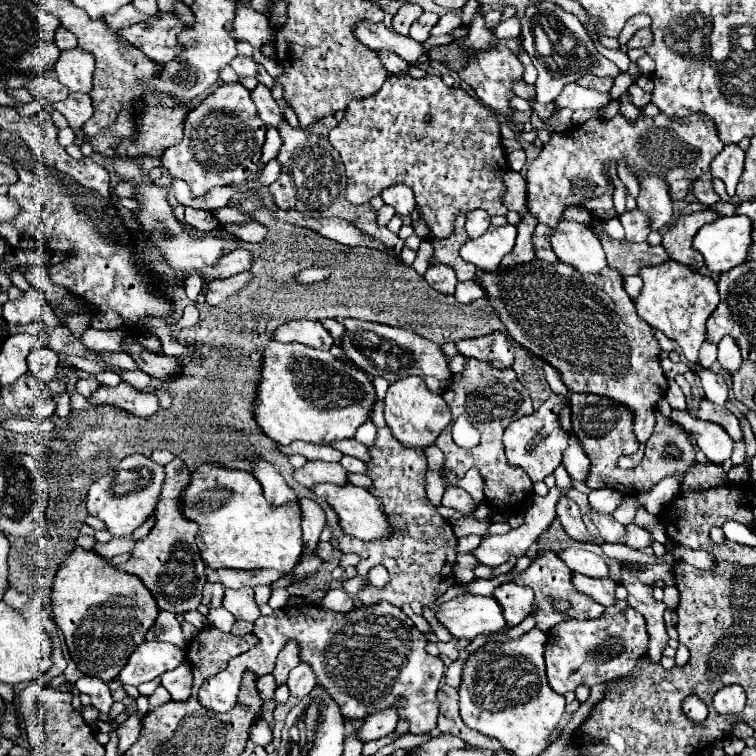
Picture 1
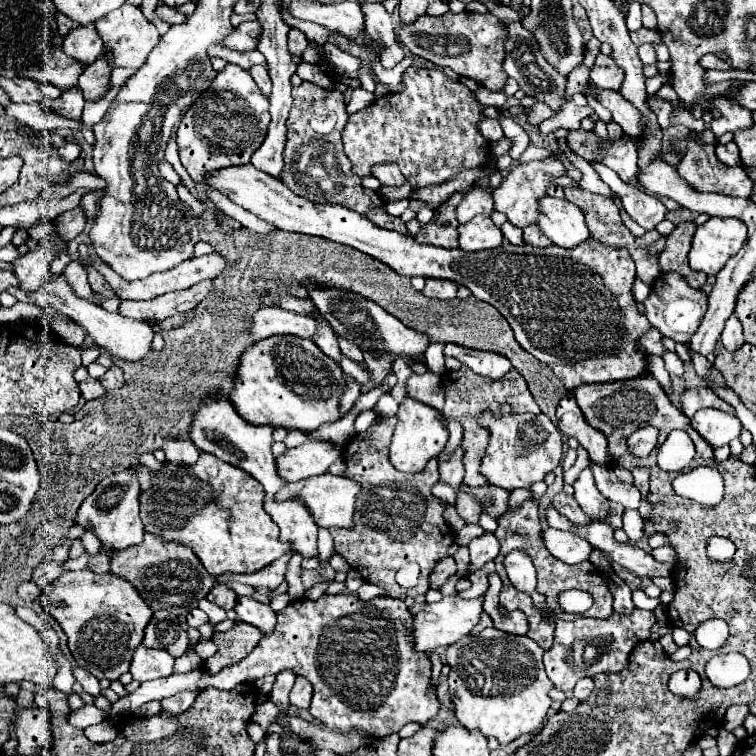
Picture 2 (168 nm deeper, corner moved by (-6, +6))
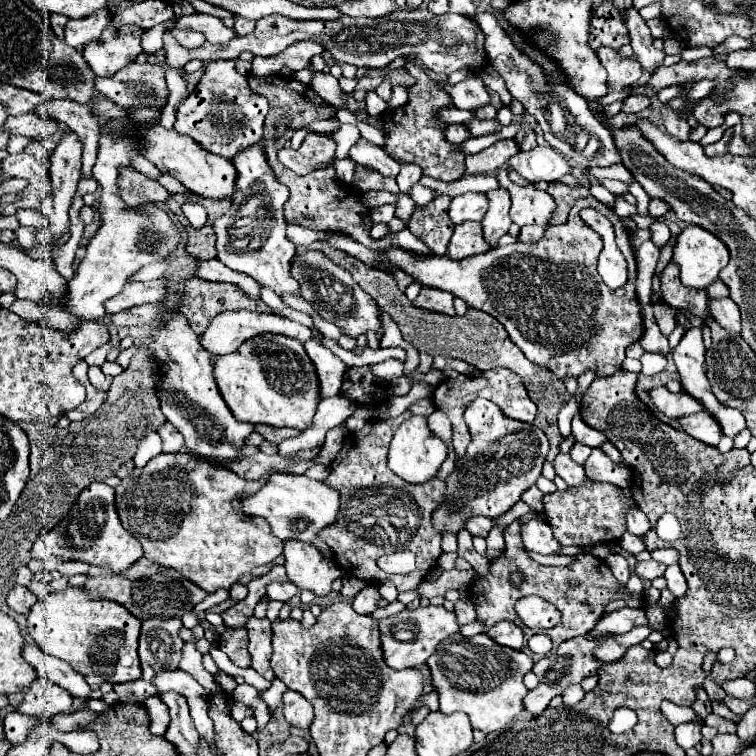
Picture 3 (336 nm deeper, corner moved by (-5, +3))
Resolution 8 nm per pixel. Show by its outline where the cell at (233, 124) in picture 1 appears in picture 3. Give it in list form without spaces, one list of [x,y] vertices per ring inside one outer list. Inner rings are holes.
[[[209,61],[193,93],[179,105],[175,129],[199,141],[203,149],[233,159],[245,147],[259,143],[267,111],[267,99],[249,89],[247,79],[235,71],[235,61]]]

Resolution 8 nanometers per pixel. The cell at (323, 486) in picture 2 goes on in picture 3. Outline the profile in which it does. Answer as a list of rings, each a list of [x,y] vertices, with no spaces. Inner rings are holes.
[[[273,473],[273,477],[269,477],[257,493],[241,495],[233,499],[231,505],[233,509],[245,513],[247,517],[263,517],[271,525],[275,537],[279,537],[281,541],[293,539],[293,541],[311,543],[323,527],[335,523],[339,511],[339,493],[305,475]]]

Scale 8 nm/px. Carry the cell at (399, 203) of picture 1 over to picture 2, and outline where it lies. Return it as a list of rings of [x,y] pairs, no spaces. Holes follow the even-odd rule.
[[[382,164],[382,166],[374,166],[374,176],[384,184],[384,186],[402,186],[406,184],[406,176],[398,170],[398,166],[394,164]]]

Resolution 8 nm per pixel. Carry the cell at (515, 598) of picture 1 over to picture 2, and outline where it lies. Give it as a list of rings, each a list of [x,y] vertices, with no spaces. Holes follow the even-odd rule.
[[[516,610],[516,612],[508,612],[506,616],[502,618],[494,618],[494,626],[502,632],[508,632],[508,634],[520,634],[524,636],[528,632],[528,620],[526,620],[526,614]]]

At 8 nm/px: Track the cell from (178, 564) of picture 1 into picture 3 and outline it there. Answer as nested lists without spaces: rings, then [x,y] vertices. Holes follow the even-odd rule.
[[[141,557],[131,569],[127,569],[121,575],[109,575],[105,569],[91,567],[87,571],[87,581],[85,589],[89,597],[93,599],[107,599],[107,601],[117,601],[123,605],[133,617],[139,617],[141,621],[149,617],[161,617],[161,619],[173,619],[173,617],[183,617],[185,613],[191,613],[193,607],[207,597],[207,593],[197,587],[195,583],[189,583],[185,577],[181,577],[173,569],[165,569],[157,565],[155,561],[149,561]]]

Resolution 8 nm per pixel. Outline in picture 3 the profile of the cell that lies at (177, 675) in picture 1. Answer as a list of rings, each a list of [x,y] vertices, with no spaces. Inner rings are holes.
[[[151,697],[151,699],[147,699],[147,701],[145,701],[145,709],[147,709],[149,717],[151,717],[149,731],[151,731],[153,735],[159,735],[159,737],[165,735],[165,729],[167,729],[167,725],[169,725],[169,711],[167,711],[167,707],[163,705],[161,697]]]

